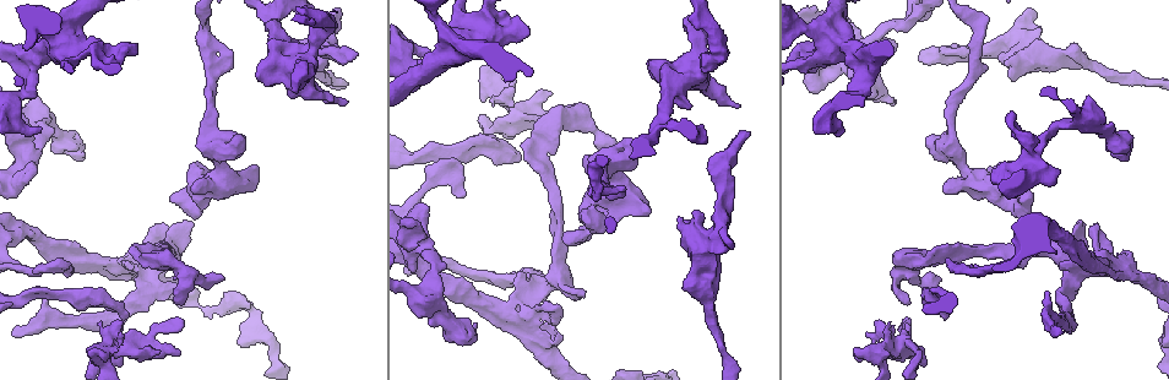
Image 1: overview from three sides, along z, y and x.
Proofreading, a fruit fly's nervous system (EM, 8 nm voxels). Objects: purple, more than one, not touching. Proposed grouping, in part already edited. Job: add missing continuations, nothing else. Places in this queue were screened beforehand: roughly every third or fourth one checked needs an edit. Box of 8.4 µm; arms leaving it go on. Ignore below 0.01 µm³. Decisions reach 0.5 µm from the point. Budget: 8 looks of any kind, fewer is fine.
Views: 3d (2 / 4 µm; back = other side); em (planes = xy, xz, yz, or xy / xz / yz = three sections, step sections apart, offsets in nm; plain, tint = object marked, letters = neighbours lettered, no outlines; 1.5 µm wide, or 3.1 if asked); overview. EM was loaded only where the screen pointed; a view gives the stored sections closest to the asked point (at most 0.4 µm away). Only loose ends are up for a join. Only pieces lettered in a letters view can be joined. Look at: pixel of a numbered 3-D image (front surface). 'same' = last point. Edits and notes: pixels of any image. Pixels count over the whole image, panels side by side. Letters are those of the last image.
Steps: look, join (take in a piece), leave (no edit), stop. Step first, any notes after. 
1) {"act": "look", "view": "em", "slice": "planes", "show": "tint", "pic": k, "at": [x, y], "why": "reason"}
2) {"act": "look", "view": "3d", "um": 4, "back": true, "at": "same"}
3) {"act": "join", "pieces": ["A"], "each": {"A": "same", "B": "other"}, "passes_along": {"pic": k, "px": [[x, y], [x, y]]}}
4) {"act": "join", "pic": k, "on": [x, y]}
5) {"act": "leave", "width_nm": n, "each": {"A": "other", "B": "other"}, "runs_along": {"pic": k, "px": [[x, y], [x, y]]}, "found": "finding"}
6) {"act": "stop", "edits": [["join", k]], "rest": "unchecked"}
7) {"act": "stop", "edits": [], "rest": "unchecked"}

{"act": "look", "view": "3d", "um": 4, "pic": 1, "at": [549, 93], "why": "free end"}

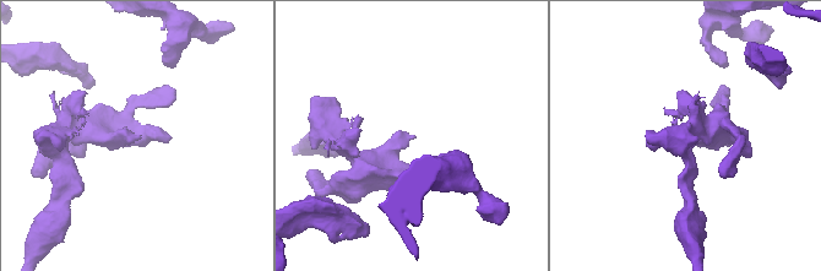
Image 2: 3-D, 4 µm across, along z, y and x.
{"act": "look", "view": "em", "slice": "planes", "show": "plain", "pic": 2, "at": [415, 137]}

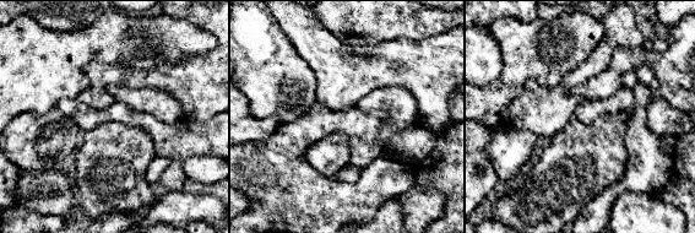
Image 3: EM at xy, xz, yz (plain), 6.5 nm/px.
{"act": "look", "view": "em", "slice": "planes", "show": "letters", "at": "same", "why": "what lies round it"}

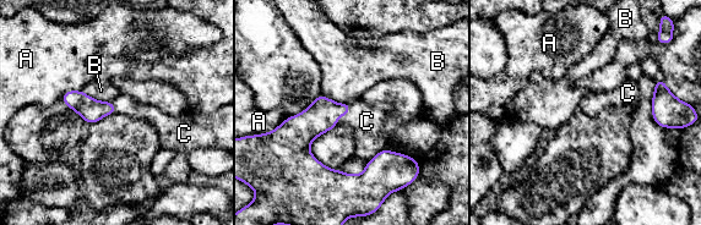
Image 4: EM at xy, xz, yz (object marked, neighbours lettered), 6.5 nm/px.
{"act": "join", "pieces": ["C"], "each": {"A": "other", "B": "other", "C": "same"}, "found": "it goes on there"}

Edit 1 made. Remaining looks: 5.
{"act": "look", "view": "overview", "why": "redraw"}

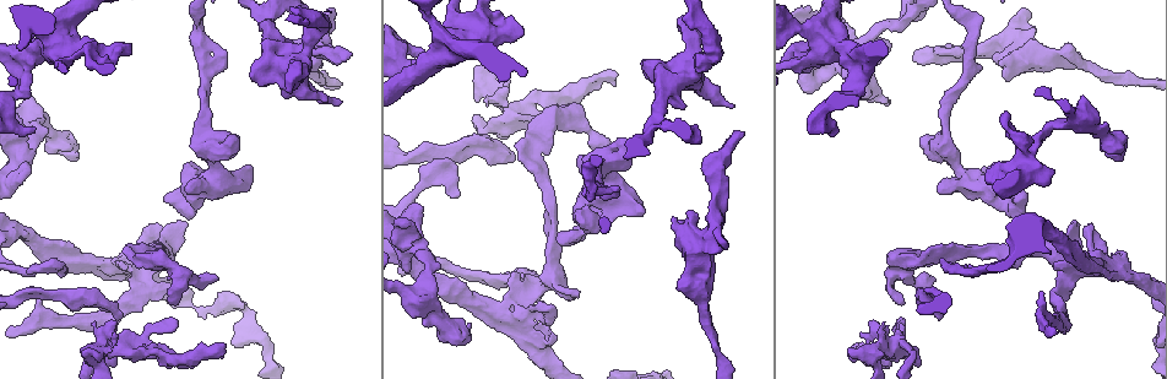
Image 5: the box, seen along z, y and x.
{"act": "look", "view": "3d", "um": 4, "pic": 5, "at": [237, 137]}

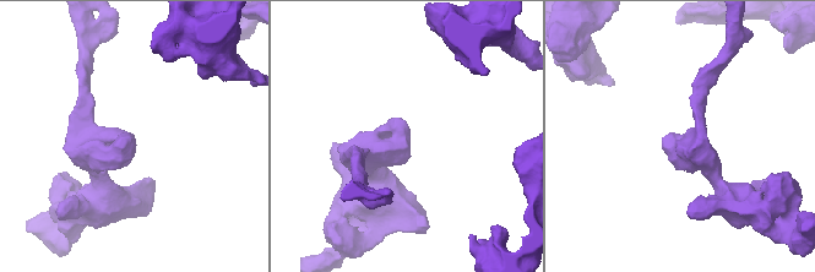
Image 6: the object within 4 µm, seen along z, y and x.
{"act": "look", "view": "em", "slice": "yz", "step": 4, "show": "letters", "pic": 6, "at": [662, 139], "why": "shape alone is not enough"}

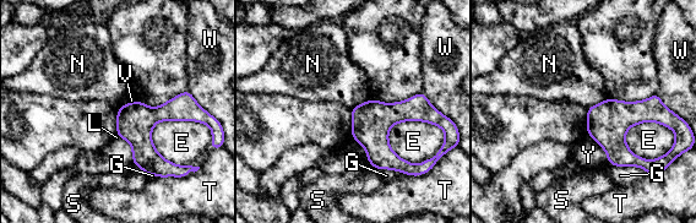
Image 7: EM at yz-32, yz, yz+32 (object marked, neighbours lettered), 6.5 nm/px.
{"act": "leave", "each": {"E": "other", "G": "other", "L": "other", "N": "other", "S": "other", "T": "other", "V": "other", "W": "other", "Y": "other"}, "border": {"pic": 7, "px": [[608, 98], [592, 104], [587, 109]]}, "found": "no lettered piece goes on from it"}

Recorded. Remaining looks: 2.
{"act": "look", "view": "em", "slice": "planes", "show": "letters", "pic": 5, "at": [930, 249], "why": "an open end"}

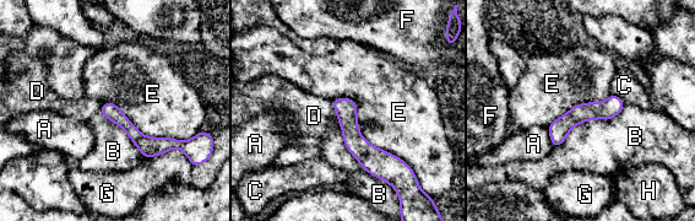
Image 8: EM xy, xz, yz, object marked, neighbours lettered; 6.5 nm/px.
{"act": "leave", "width_nm": 110, "each": {"A": "other", "B": "other", "C": "other", "D": "other", "E": "other", "F": "other", "G": "other", "H": "other"}, "runs_along": {"pic": 8, "px": [[336, 102], [353, 140], [386, 173]]}, "found": "none of them fits"}

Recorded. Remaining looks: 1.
{"act": "stop", "edits": [["join", 4]], "rest": "unchecked"}

